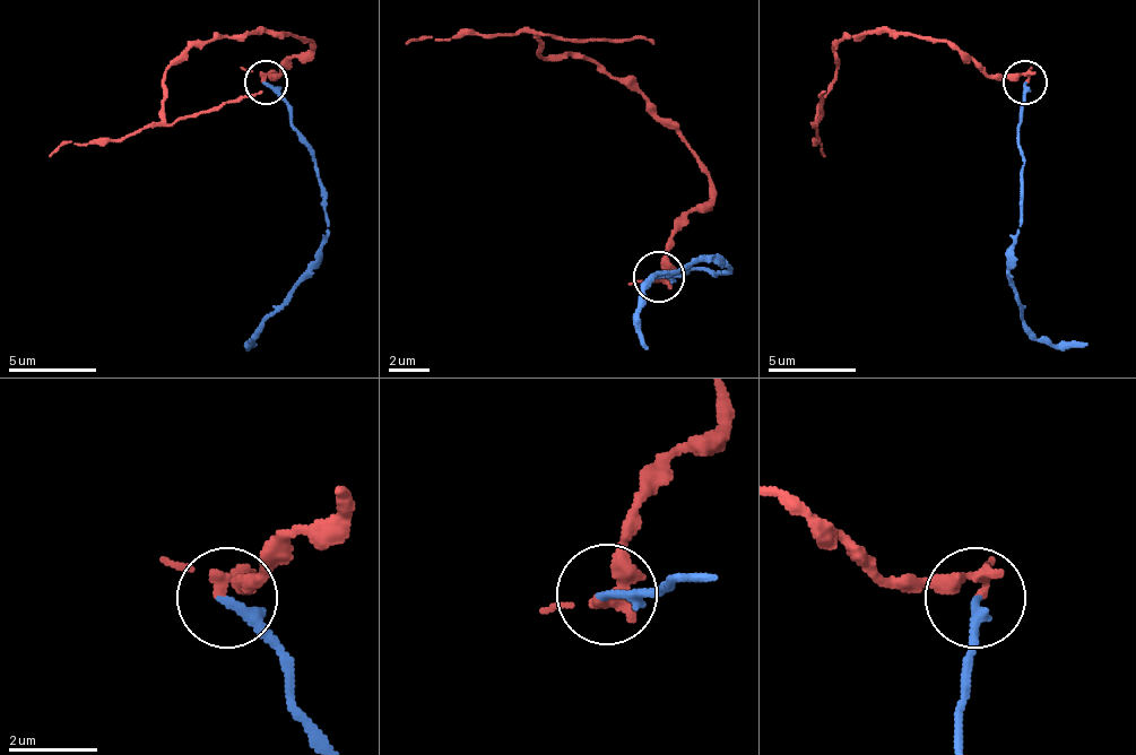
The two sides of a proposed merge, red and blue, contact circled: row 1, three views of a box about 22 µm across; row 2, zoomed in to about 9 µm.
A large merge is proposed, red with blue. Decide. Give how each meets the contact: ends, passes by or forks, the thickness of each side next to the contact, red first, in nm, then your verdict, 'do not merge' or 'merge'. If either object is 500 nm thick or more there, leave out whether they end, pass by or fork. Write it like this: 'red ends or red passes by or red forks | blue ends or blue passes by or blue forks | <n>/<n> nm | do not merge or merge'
red passes by | blue ends | 180/240 nm | do not merge

